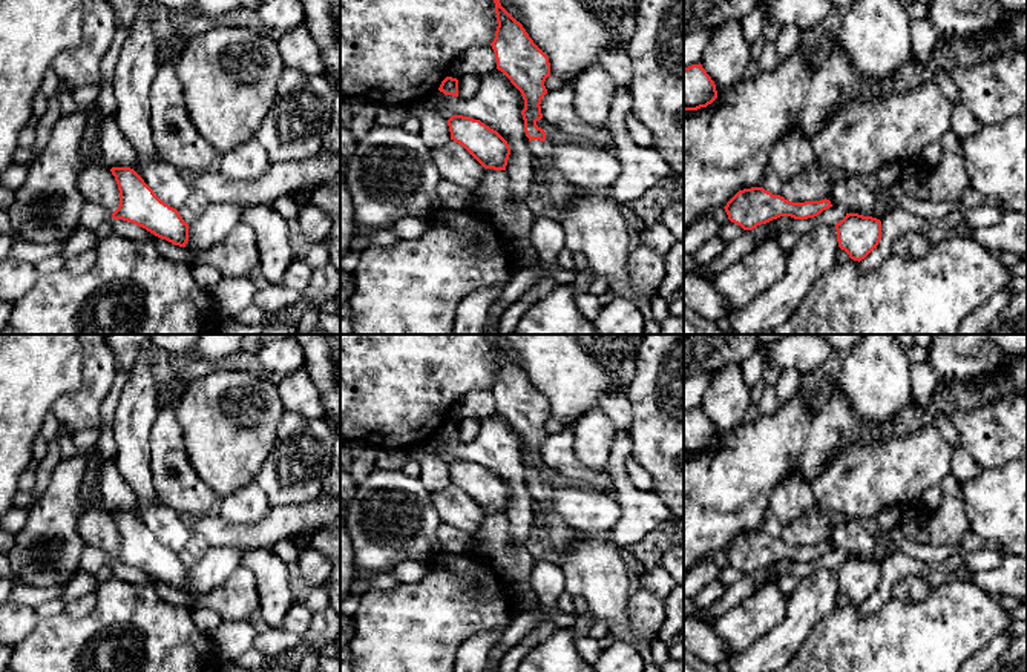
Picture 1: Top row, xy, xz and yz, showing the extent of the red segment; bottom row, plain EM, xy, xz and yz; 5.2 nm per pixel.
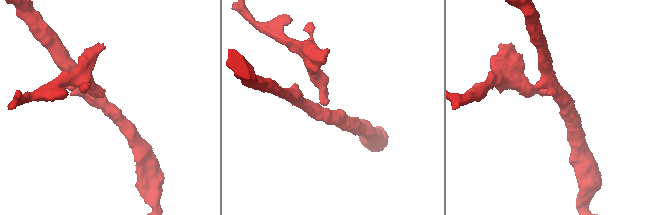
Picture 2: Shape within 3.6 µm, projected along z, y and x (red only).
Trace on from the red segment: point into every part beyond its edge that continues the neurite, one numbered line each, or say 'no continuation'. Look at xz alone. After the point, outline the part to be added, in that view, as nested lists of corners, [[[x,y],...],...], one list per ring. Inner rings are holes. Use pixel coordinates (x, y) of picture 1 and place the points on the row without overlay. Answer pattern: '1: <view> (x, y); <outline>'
1: xz (561, 537); [[[532,483],[530,494],[546,511],[550,542],[555,551],[564,552],[572,545],[573,535],[569,523],[553,509],[552,488],[549,485]]]

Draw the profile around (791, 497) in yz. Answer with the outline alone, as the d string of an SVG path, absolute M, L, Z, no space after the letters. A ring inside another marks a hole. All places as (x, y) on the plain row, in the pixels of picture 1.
M799 473L788 474L774 486L769 509L782 525L794 523L812 508L817 508L812 488Z

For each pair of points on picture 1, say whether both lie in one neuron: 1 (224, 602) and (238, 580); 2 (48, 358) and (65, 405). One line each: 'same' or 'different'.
1: same
2: different

